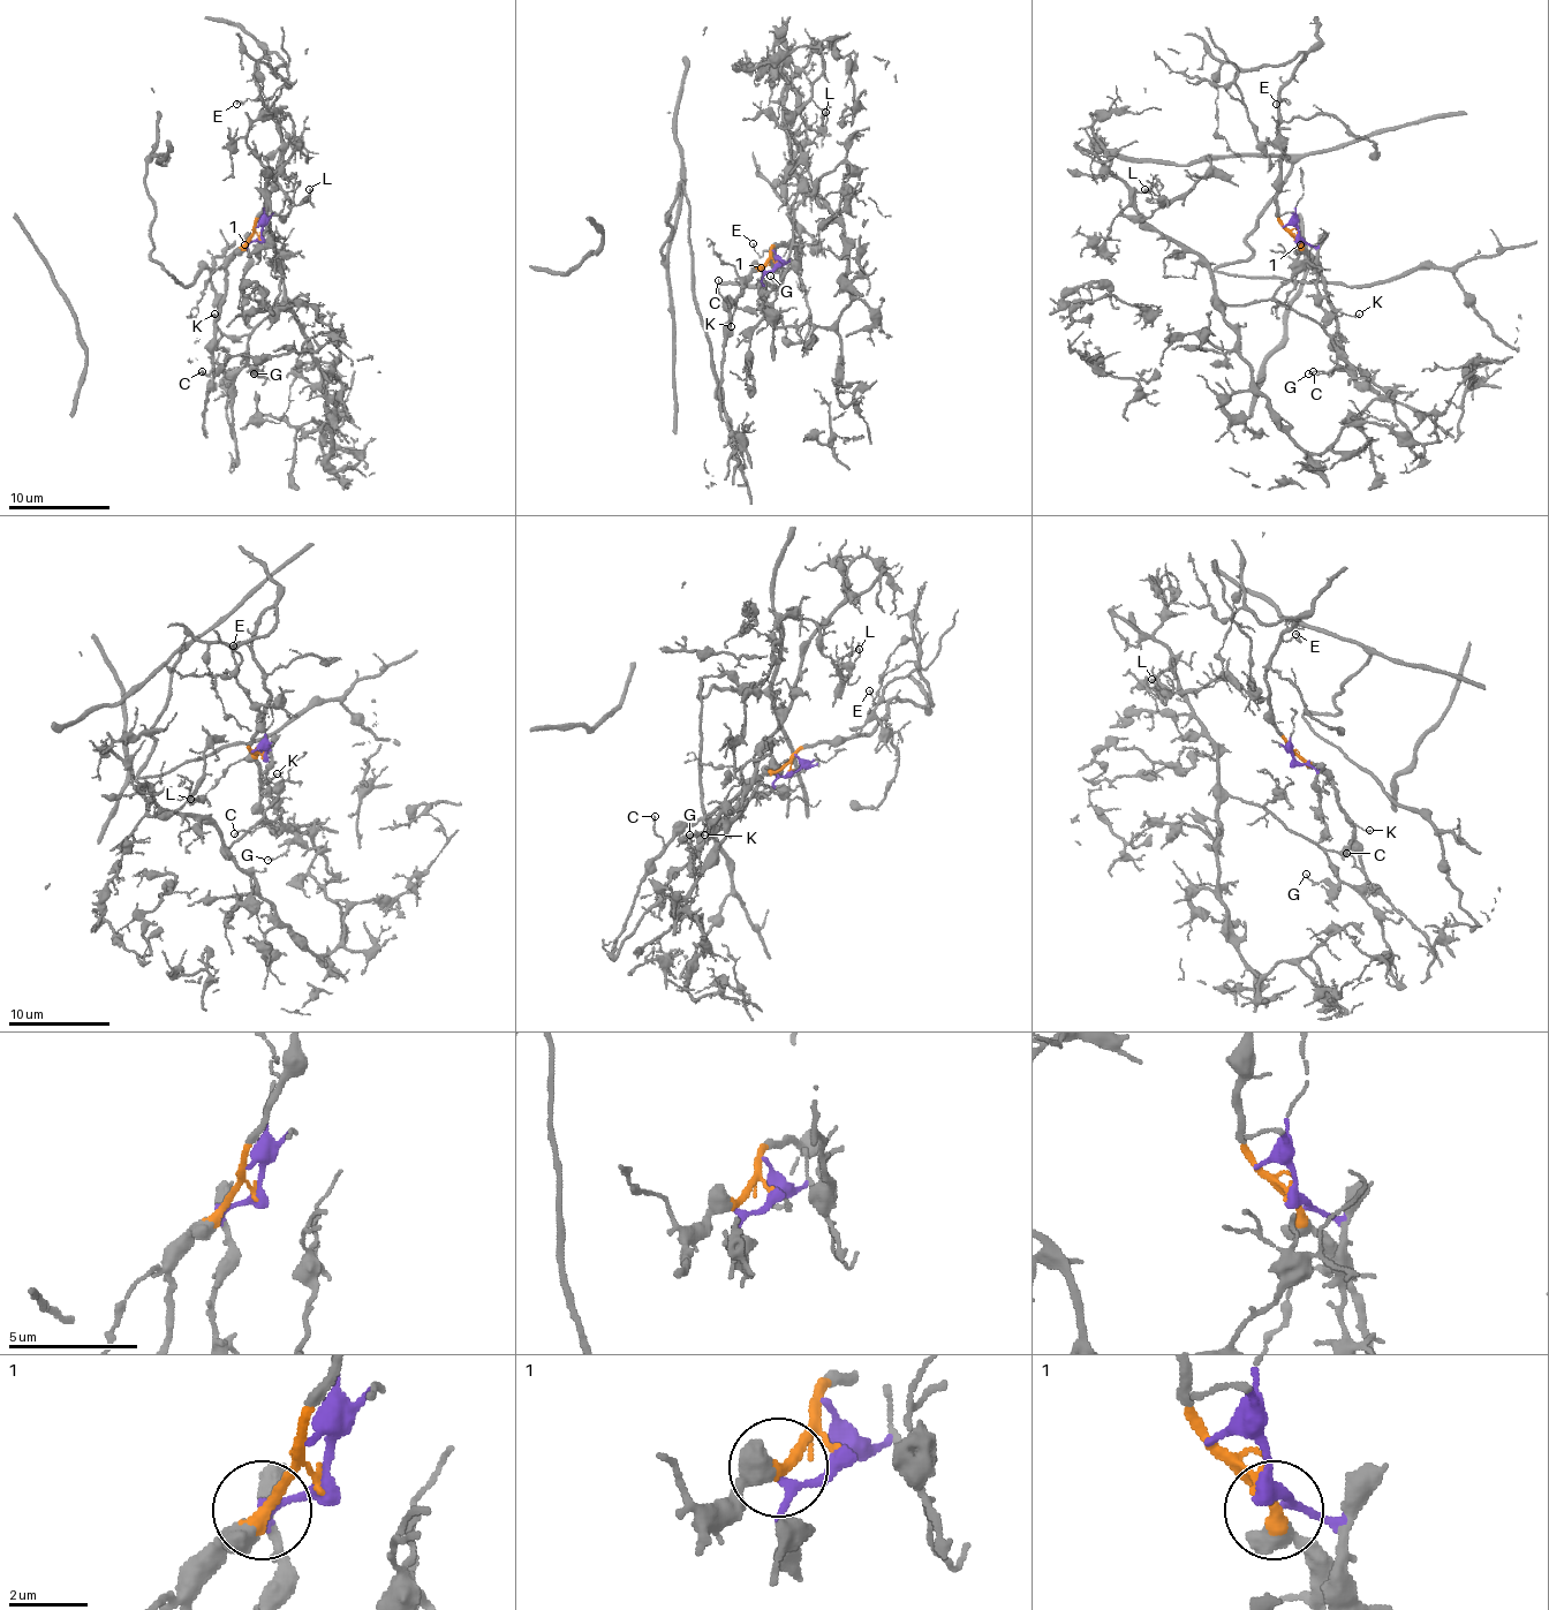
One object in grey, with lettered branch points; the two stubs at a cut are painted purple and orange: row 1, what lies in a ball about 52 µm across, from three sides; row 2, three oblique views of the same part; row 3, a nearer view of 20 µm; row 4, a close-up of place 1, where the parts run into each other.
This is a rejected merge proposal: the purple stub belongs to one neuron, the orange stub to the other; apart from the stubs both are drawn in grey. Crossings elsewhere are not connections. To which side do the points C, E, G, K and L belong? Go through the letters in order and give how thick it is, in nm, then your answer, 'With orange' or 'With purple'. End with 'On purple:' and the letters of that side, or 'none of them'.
C: Thickness 130 nm. With orange
E: Thickness 110 nm. With orange
G: Thickness 90 nm. With purple
K: Thickness 110 nm. With orange
L: Thickness 140 nm. With purple
On purple: G, L

